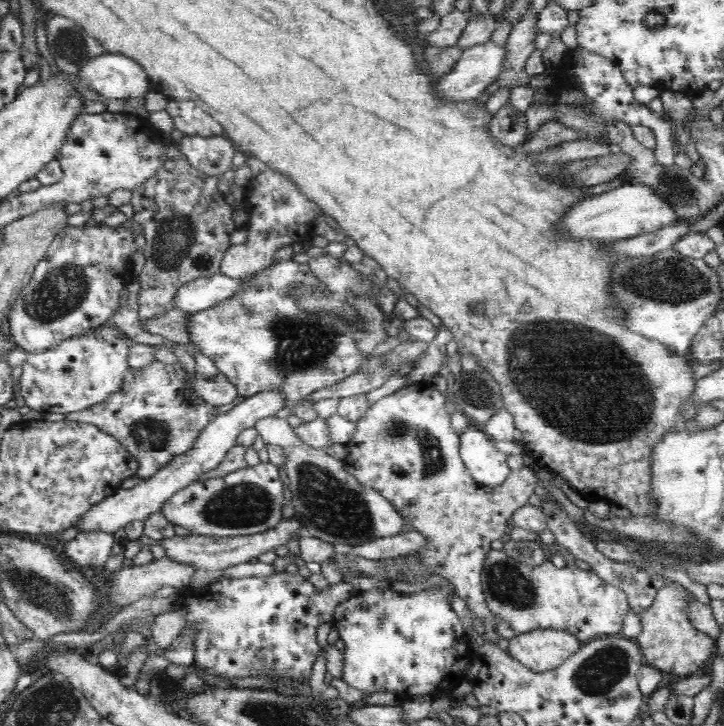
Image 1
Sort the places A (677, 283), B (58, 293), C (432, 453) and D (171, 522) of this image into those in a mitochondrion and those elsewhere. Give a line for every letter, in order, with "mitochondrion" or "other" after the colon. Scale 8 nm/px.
A: mitochondrion
B: mitochondrion
C: mitochondrion
D: other

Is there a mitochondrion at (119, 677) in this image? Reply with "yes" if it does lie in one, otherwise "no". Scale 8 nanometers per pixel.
no

